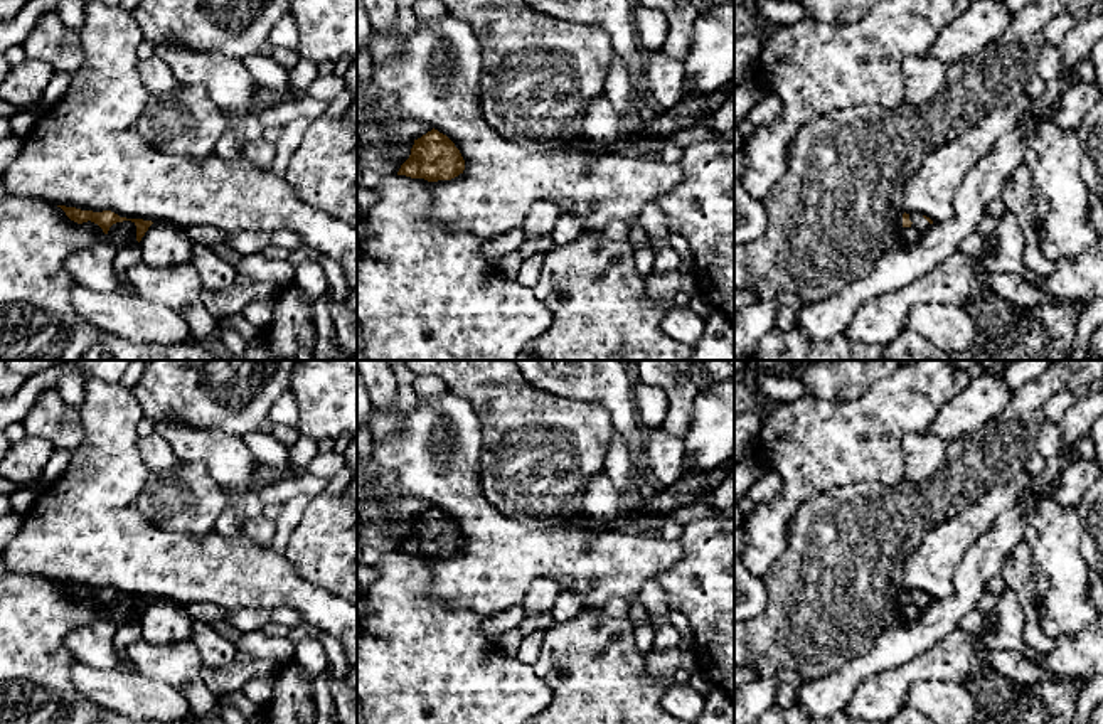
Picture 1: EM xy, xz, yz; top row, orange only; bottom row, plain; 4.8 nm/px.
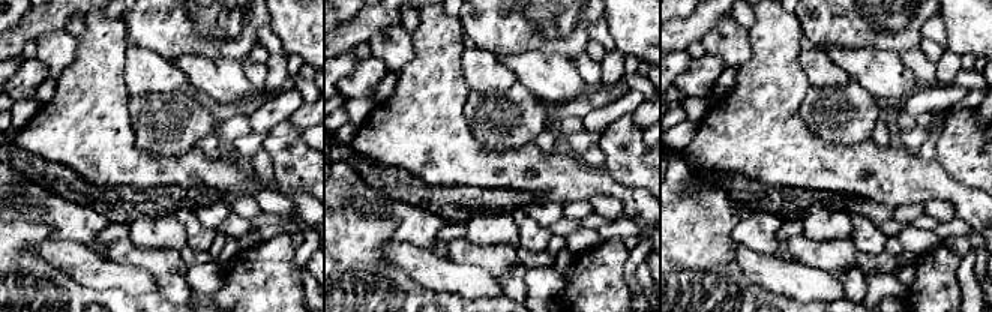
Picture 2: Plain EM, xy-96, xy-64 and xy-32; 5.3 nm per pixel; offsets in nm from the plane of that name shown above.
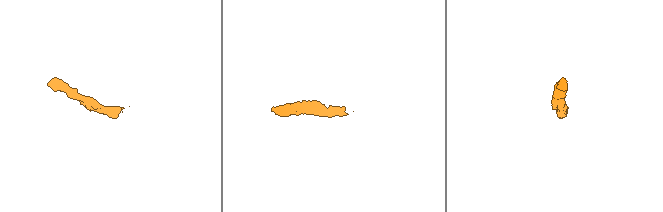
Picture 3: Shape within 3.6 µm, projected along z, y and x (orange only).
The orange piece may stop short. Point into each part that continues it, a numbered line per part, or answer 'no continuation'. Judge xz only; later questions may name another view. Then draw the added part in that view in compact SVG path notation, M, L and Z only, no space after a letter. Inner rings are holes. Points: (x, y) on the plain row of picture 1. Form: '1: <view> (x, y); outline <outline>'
no continuation

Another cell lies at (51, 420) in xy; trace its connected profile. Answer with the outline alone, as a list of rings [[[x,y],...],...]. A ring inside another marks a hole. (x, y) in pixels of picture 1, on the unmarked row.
[[[57,387],[39,397],[22,426],[27,436],[49,441],[54,450],[74,451],[84,439],[79,409],[67,406]]]

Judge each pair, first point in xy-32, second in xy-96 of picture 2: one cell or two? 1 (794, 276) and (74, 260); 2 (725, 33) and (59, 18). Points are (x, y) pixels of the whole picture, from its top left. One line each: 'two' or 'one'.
1: one
2: two

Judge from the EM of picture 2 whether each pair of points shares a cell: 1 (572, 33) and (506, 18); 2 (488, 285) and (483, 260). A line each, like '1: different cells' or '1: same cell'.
1: same cell
2: different cells

